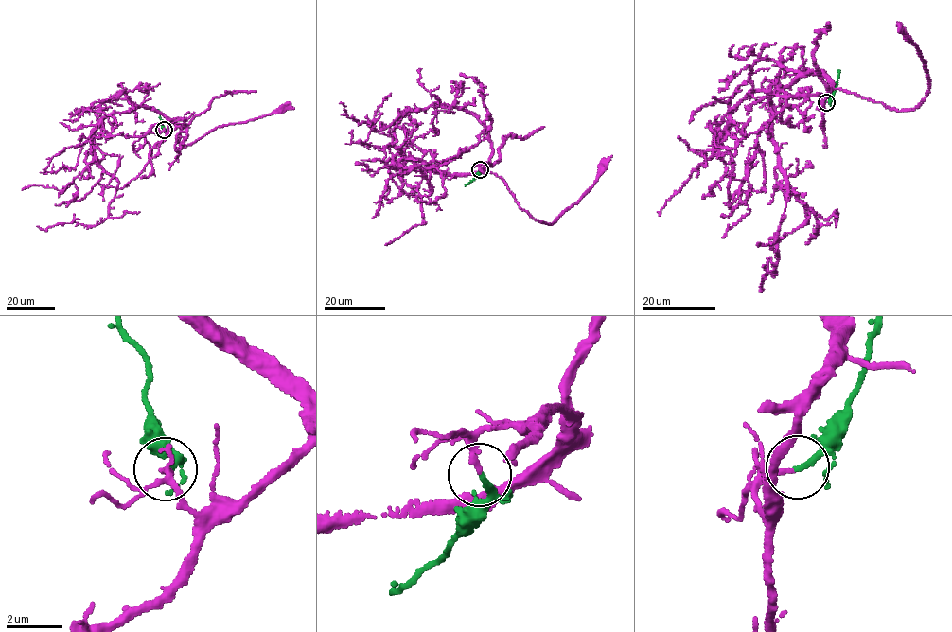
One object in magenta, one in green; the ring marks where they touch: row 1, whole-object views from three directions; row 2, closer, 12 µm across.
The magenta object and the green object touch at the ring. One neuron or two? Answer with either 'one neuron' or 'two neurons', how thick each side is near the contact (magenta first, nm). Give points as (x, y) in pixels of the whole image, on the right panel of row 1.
one neuron; 200 nm thick on the magenta side, 220 nm on the other

